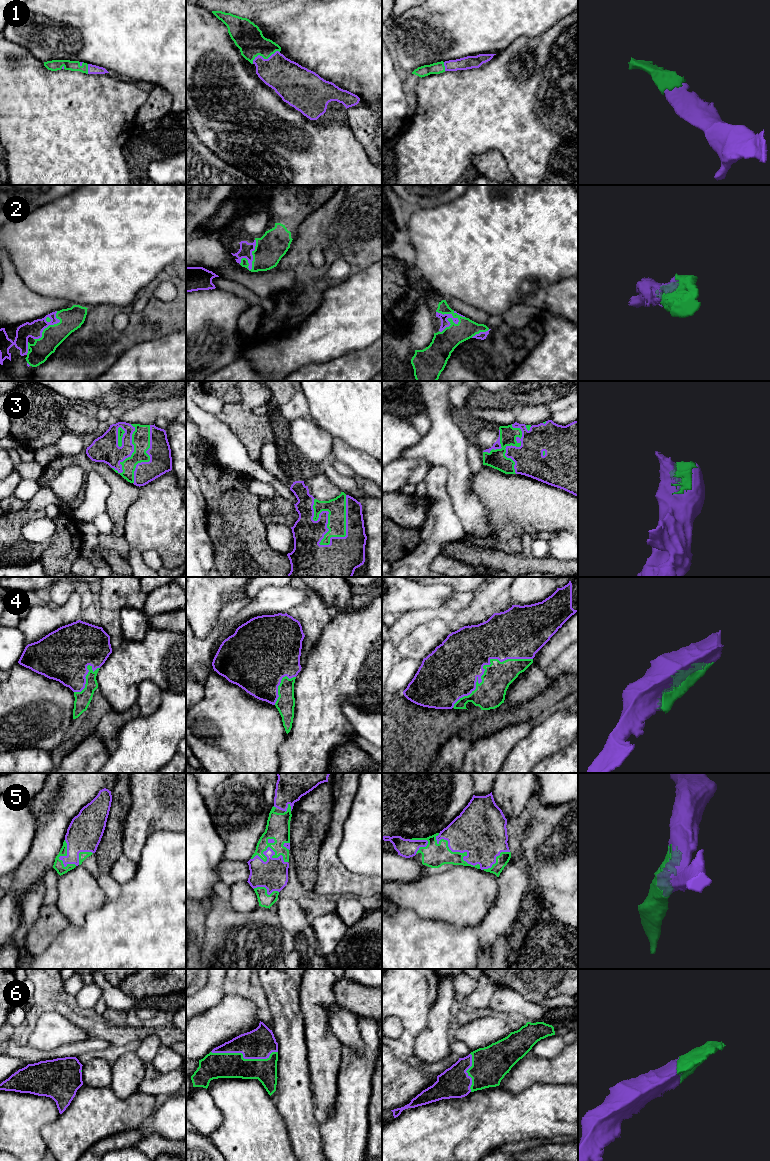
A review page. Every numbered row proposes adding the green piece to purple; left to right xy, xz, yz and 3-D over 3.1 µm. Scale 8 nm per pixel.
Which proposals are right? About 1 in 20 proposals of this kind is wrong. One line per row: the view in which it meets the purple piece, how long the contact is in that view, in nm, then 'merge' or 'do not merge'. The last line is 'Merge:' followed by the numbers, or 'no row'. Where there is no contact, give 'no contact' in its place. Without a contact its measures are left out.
1: meets purple in xz; contact 240 nm long; merge
2: meets purple in yz; contact 200 nm long; merge
3: meets purple in xz; contact 460 nm long; merge
4: meets purple in yz; contact 750 nm long; merge
5: meets purple in yz; contact 440 nm long; merge
6: meets purple in xz; contact 550 nm long; merge
Merge: 1, 2, 3, 4, 5, 6

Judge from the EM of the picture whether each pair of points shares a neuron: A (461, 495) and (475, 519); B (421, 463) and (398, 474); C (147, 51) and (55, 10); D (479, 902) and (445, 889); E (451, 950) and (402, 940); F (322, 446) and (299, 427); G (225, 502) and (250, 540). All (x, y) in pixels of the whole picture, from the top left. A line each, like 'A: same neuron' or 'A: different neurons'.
A: same neuron
B: same neuron
C: same neuron
D: same neuron
E: same neuron
F: same neuron
G: same neuron

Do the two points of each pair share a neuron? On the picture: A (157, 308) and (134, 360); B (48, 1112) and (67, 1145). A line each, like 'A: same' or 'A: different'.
A: different
B: different

